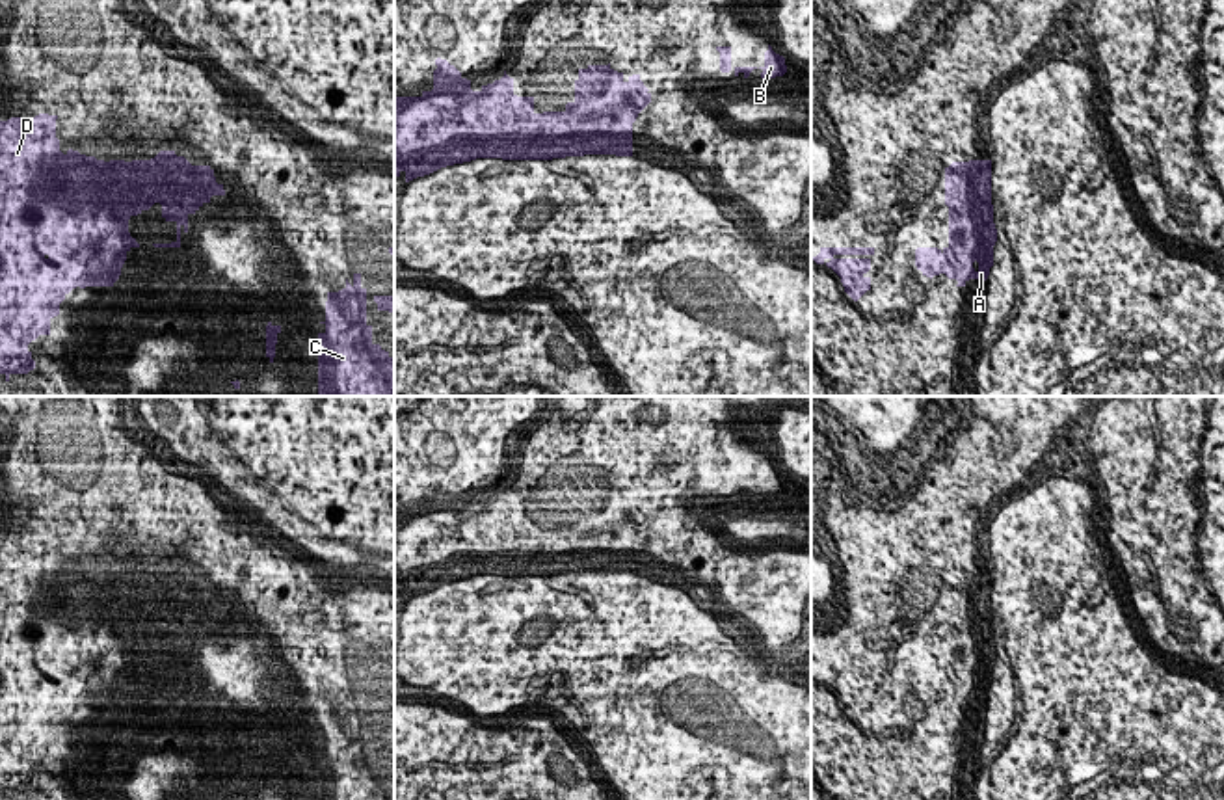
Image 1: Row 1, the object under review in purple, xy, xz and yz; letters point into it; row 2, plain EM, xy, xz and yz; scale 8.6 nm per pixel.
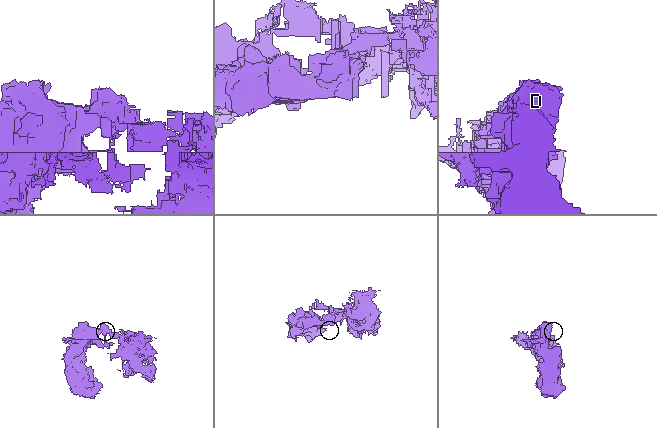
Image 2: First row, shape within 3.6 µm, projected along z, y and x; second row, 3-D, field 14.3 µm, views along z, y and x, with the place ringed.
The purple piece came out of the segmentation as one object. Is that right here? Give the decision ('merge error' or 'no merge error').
no merge error

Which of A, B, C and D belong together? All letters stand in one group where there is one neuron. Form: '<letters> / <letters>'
A B C D

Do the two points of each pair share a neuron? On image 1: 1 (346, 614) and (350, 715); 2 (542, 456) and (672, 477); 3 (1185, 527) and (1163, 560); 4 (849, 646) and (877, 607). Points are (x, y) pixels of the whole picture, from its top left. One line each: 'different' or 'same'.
1: same
2: different
3: different
4: same

